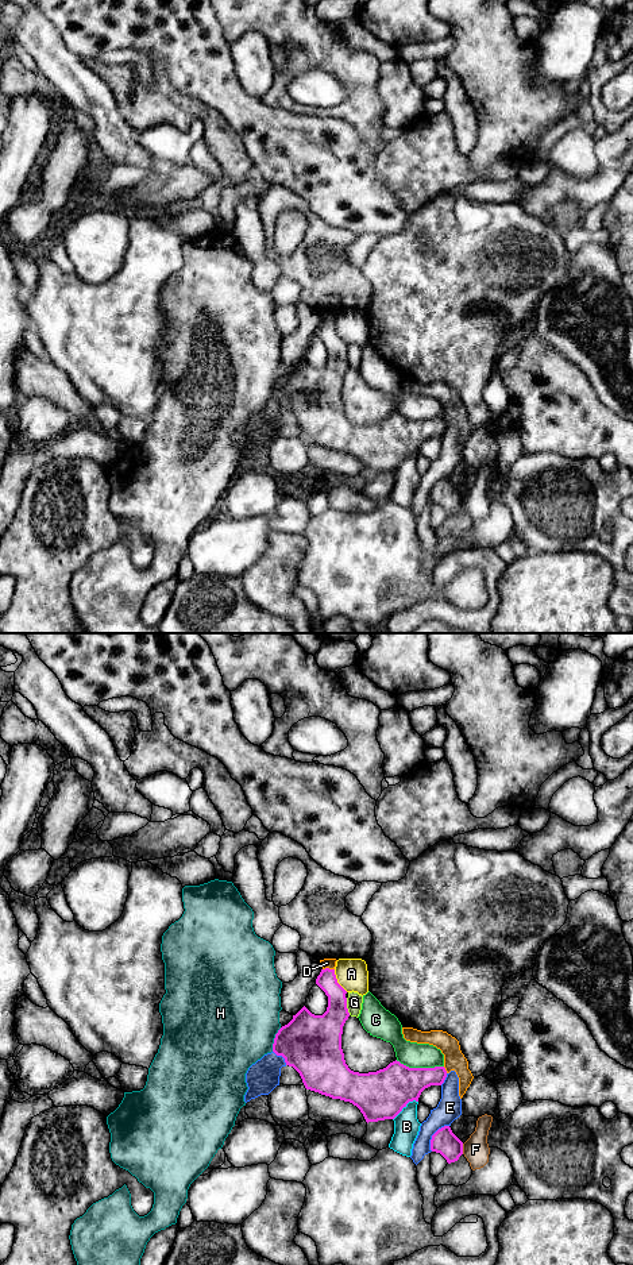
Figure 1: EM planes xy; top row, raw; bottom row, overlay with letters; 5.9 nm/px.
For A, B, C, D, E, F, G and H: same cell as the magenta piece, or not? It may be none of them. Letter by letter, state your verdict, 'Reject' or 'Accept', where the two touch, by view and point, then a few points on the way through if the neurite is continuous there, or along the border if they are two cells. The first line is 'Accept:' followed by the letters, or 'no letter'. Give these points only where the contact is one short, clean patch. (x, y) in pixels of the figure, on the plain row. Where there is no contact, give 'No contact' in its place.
Accept: no letter
A: Reject. Touches magenta at xy (336, 332). Boundary: xy (334, 321), (336, 332), (347, 343)
B: Reject. Touches magenta at xy (404, 458)
C: Reject. Touches magenta at xy (420, 420)
D: Reject. Touches magenta at xy (328, 320)
E: Reject. Touches magenta at xy (432, 488)
F: Reject. Touches magenta at xy (462, 501)
G: Reject. Touches magenta at xy (346, 358)
H: Reject. Touches magenta at xy (274, 392)

